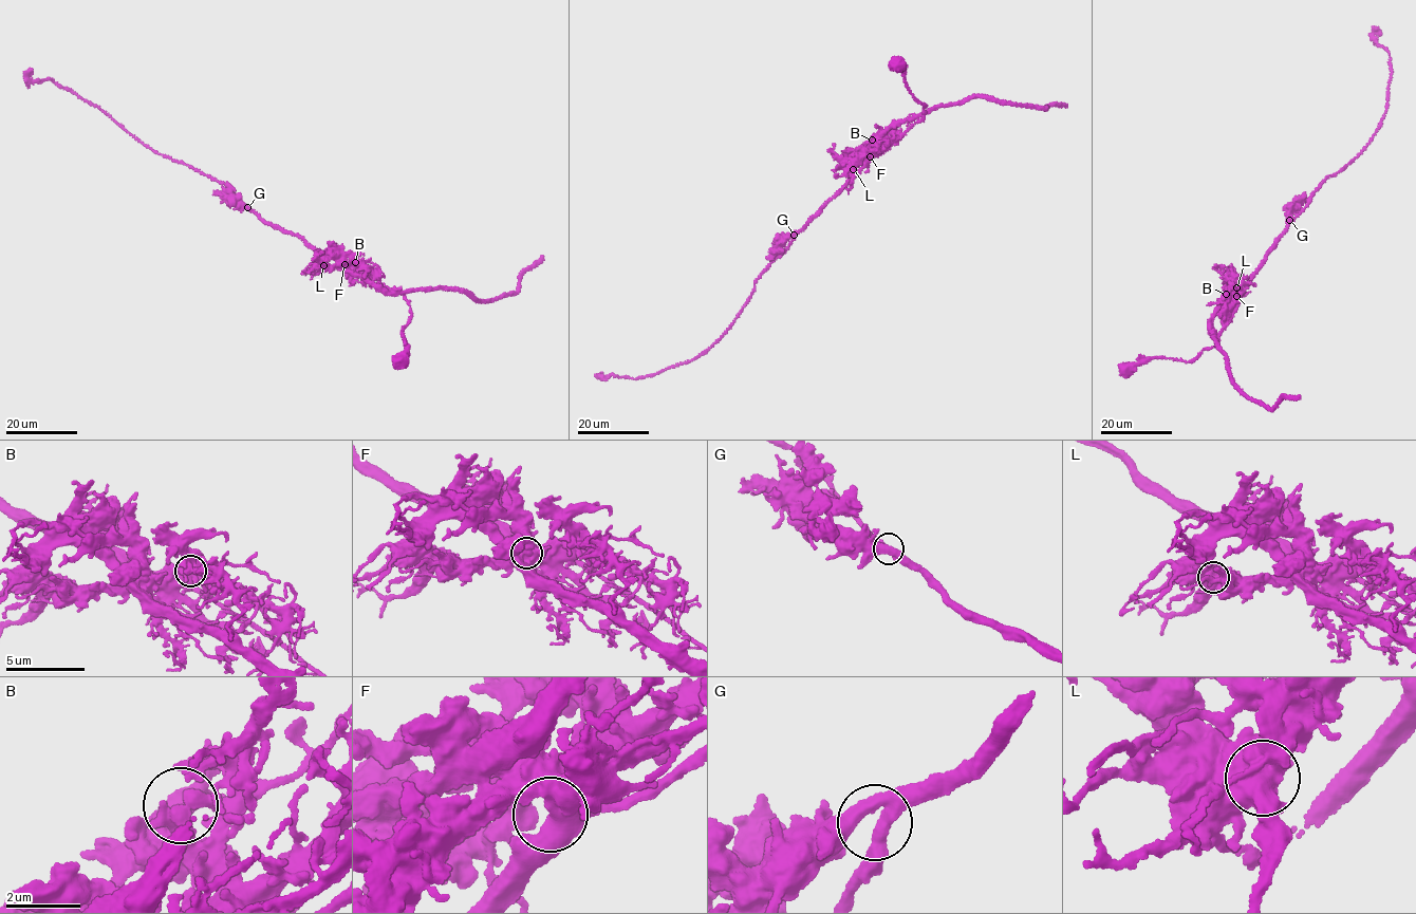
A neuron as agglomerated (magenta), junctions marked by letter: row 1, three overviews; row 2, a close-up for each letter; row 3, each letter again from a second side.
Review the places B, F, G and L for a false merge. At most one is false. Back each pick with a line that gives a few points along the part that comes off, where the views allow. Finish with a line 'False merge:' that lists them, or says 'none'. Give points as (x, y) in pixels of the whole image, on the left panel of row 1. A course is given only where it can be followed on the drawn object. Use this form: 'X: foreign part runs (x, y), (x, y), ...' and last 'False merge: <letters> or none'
L: foreign part runs (322, 266), (322, 258), (330, 256), (388, 293), (451, 287), (485, 300), (517, 292), (525, 271), (543, 256)
False merge: L

